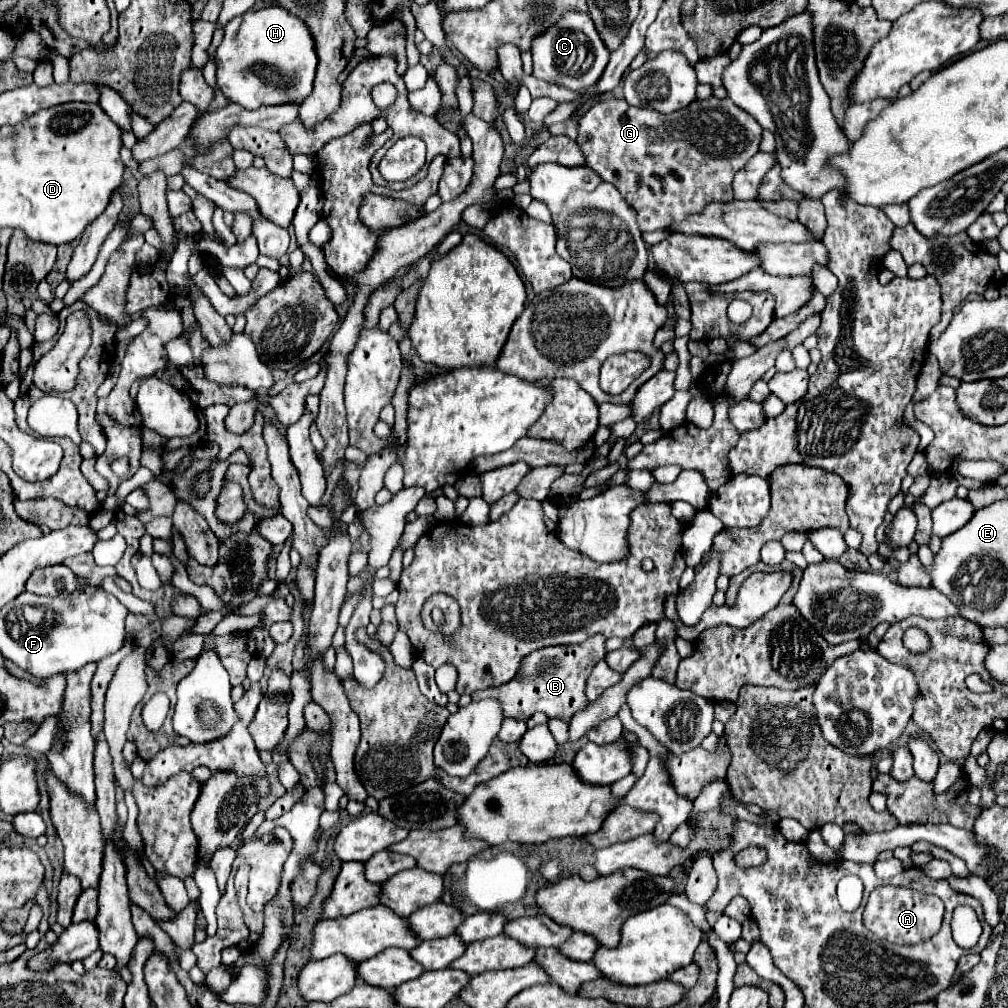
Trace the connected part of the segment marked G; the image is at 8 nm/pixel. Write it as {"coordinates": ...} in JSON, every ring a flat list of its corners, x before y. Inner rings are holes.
{"coordinates":[[624,99,596,101,580,119,578,147,586,155,586,165,604,181,610,181,636,211,642,231,666,229,672,221,682,221,690,213,700,213,712,201,732,201,730,183,734,175,760,151,762,127,750,113,736,107,730,99,694,101,686,109,672,115,662,115,654,109,632,107]]}

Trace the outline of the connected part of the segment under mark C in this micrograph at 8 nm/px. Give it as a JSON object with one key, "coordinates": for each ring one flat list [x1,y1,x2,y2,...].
{"coordinates":[[566,11,554,25,546,27,538,37,534,37,530,51,534,63,532,77,568,87,572,91,580,91,594,85,604,73,610,59,610,51,604,47,590,15,578,11]]}

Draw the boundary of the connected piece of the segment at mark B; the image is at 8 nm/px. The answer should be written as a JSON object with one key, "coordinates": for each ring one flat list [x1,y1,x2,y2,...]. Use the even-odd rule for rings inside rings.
{"coordinates":[[592,635,584,643,578,645,560,645,560,647,544,647,536,653,530,653,518,671,518,675,500,687,490,687,482,691,474,691,472,699,496,697,502,701,504,715,528,721,534,713,546,713,548,717,556,717,562,721,570,721,572,713,584,709,588,705,588,697,584,693,586,679,590,677,592,667,606,657,606,637]]}

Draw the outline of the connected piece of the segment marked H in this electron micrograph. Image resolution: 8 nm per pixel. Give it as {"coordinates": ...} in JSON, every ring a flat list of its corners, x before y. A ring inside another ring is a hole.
{"coordinates":[[272,5,258,11,246,11,228,23,224,27,222,43,214,53,214,63,216,63,216,85,224,93,224,97,238,105,244,105,246,109,258,109,262,105,300,103,306,95,310,95,318,57,308,27,298,17,292,17,286,9]]}

